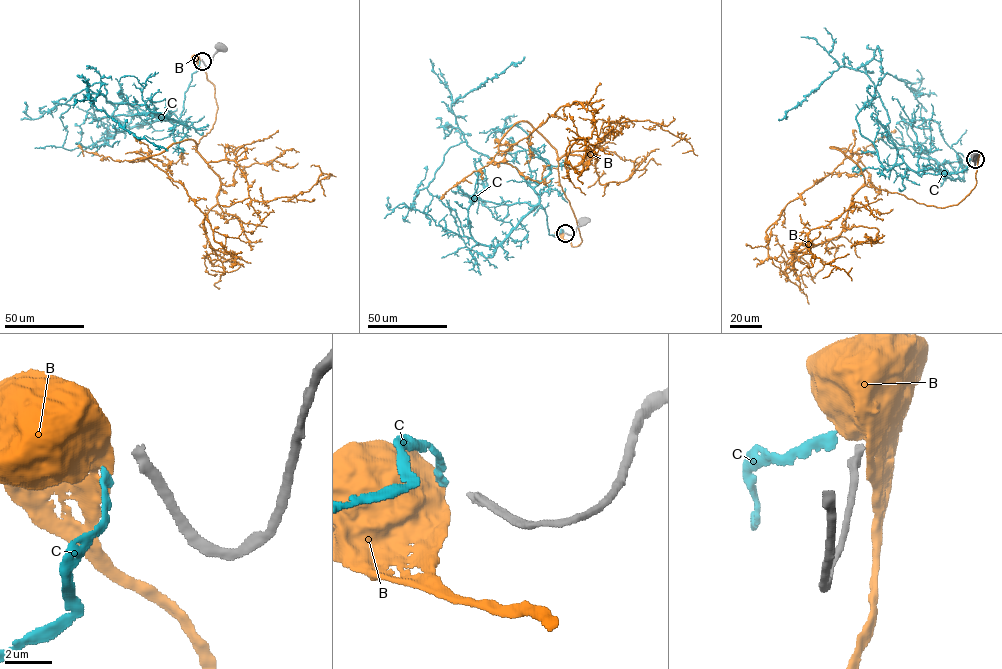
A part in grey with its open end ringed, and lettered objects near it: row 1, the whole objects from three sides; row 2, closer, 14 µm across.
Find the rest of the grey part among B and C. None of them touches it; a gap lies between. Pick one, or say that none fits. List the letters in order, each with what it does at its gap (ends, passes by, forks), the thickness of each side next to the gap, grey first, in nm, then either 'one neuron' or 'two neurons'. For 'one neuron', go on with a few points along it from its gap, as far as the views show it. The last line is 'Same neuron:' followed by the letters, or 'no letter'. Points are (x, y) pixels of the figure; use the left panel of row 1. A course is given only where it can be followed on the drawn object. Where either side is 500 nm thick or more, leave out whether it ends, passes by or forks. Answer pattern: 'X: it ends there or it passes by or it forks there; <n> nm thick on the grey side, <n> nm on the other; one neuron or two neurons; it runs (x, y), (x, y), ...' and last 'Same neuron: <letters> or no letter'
B: 480 nm thick on the grey side, 650 nm on the other; two neurons
C: it ends there; 480 nm thick on the grey side, 360 nm on the other; one neuron; it runs (200, 62), (177, 122), (107, 101), (102, 82), (39, 118), (29, 116), (25, 103)
Same neuron: C

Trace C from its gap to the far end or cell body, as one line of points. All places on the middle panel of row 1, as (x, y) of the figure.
C: (564, 232), (549, 234), (544, 208), (515, 167), (466, 140), (450, 147), (409, 209), (388, 209), (388, 197)

